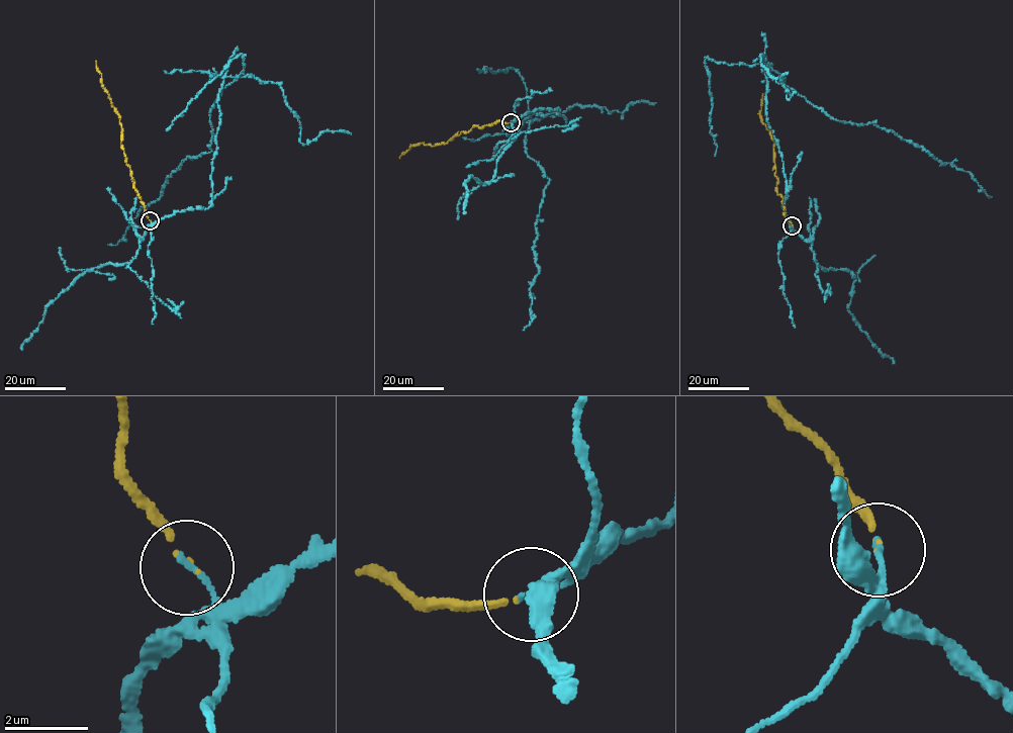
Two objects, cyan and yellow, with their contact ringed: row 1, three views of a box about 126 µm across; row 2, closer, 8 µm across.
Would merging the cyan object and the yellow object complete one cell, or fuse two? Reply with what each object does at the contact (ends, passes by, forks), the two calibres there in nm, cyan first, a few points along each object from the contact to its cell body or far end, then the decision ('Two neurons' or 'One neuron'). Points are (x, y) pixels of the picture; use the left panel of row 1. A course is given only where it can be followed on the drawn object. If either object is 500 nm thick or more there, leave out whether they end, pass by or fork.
At the ring cyan ends. At the ring yellow ends. Thickness 130 nm (cyan) against 50 nm. Course of cyan: (150, 220), (211, 204), (218, 91), (238, 77), (209, 113), (211, 151), (181, 160), (108, 244). Course of yellow: (150, 220), (126, 165), (118, 113), (101, 82), (102, 74), (95, 61). Two neurons

